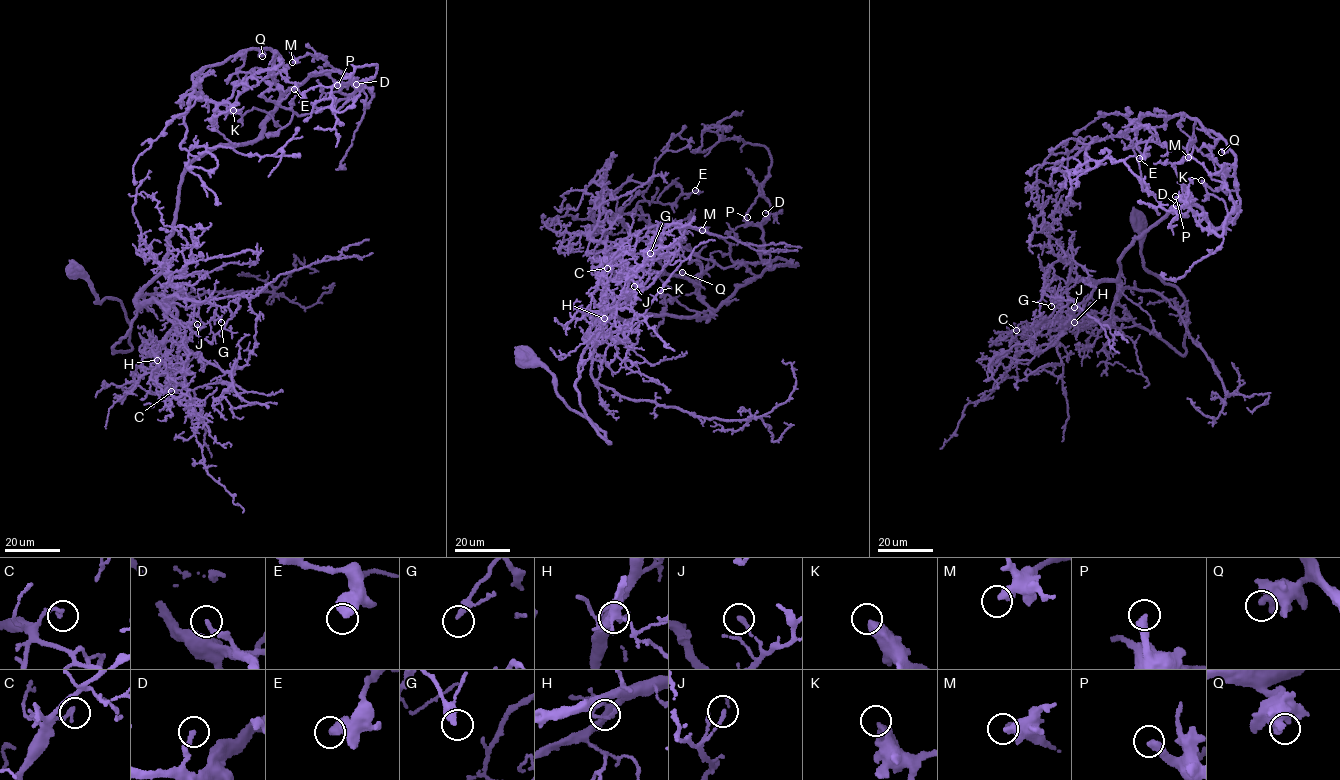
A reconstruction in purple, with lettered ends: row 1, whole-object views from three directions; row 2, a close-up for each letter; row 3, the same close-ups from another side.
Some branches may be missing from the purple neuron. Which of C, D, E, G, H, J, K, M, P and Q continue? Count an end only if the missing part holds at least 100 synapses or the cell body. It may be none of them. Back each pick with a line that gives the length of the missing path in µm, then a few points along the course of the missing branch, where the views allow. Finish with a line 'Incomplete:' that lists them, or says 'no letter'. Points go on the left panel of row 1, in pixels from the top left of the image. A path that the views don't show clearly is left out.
P: missing 40 µm; course (337, 85), (321, 79), (332, 68), (340, 66), (336, 60), (326, 60)
Incomplete: P

